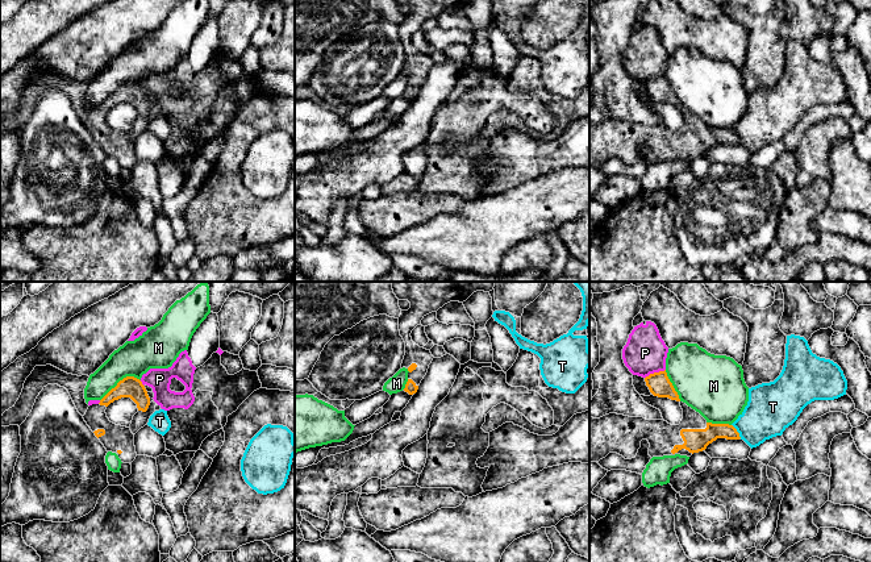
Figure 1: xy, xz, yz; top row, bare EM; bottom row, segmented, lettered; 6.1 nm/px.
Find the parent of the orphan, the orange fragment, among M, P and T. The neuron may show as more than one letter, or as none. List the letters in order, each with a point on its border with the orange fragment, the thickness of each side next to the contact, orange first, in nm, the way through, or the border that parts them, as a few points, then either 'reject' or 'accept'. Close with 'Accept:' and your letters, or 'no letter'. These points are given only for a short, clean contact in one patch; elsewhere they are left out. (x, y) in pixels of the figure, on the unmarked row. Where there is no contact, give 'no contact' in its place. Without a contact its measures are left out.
M: contact xy (120, 86); calibres 130 and 220 nm; reject
P: contact yz (654, 78); calibres 140 and 260 nm; border yz (665, 74), (650, 78), (645, 83); reject
T: contact yz (736, 136); calibres 140 and 300 nm; border yz (732, 129), (741, 142); reject
Accept: no letter

